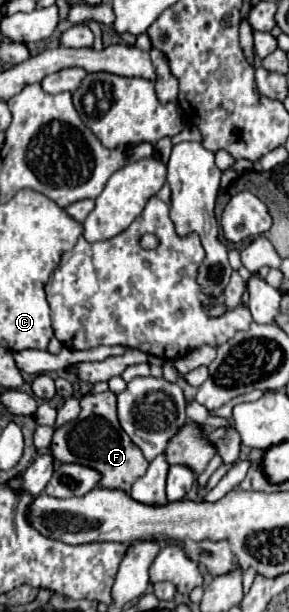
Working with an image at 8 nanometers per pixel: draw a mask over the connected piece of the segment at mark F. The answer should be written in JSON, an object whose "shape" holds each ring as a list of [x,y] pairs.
{"shape":[[[111,390],[81,398],[81,414],[73,422],[55,430],[51,454],[59,462],[75,462],[97,468],[103,474],[99,486],[119,488],[125,492],[131,490],[133,482],[141,478],[149,466],[143,452],[121,430],[117,420],[117,396]]]}

